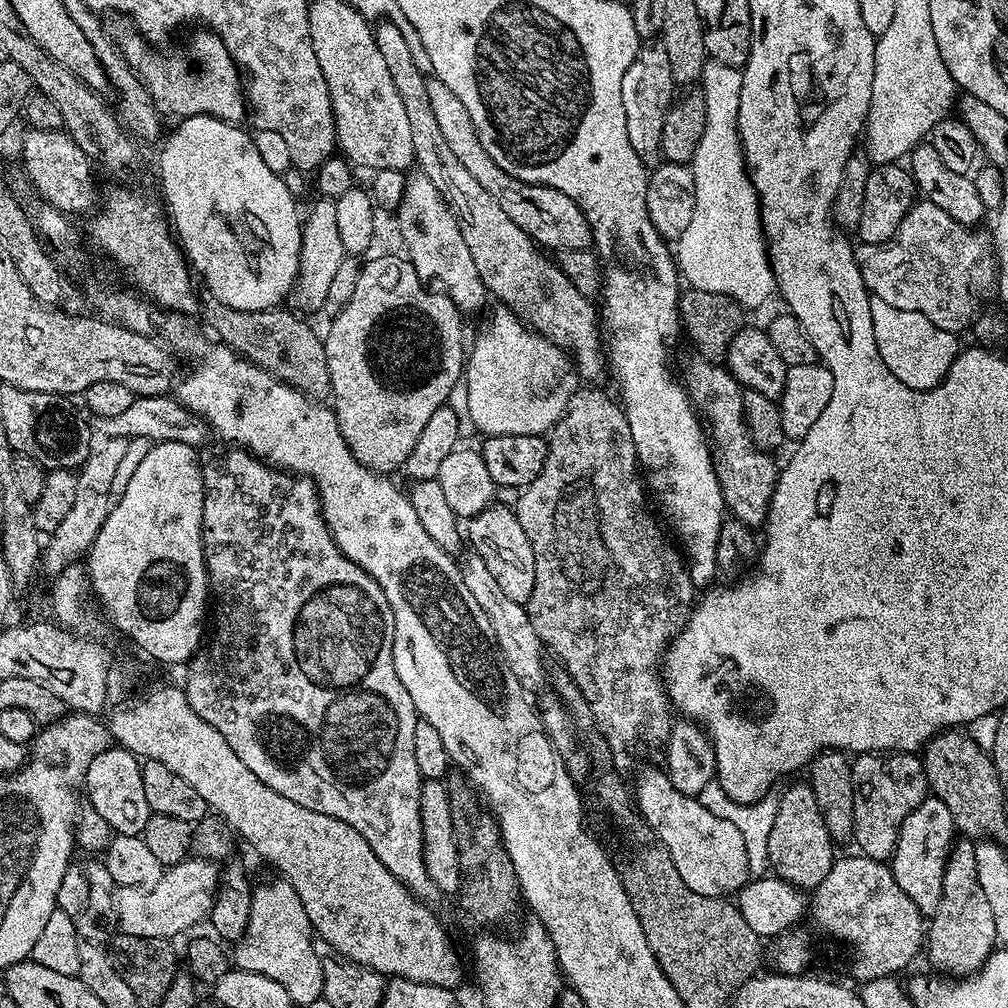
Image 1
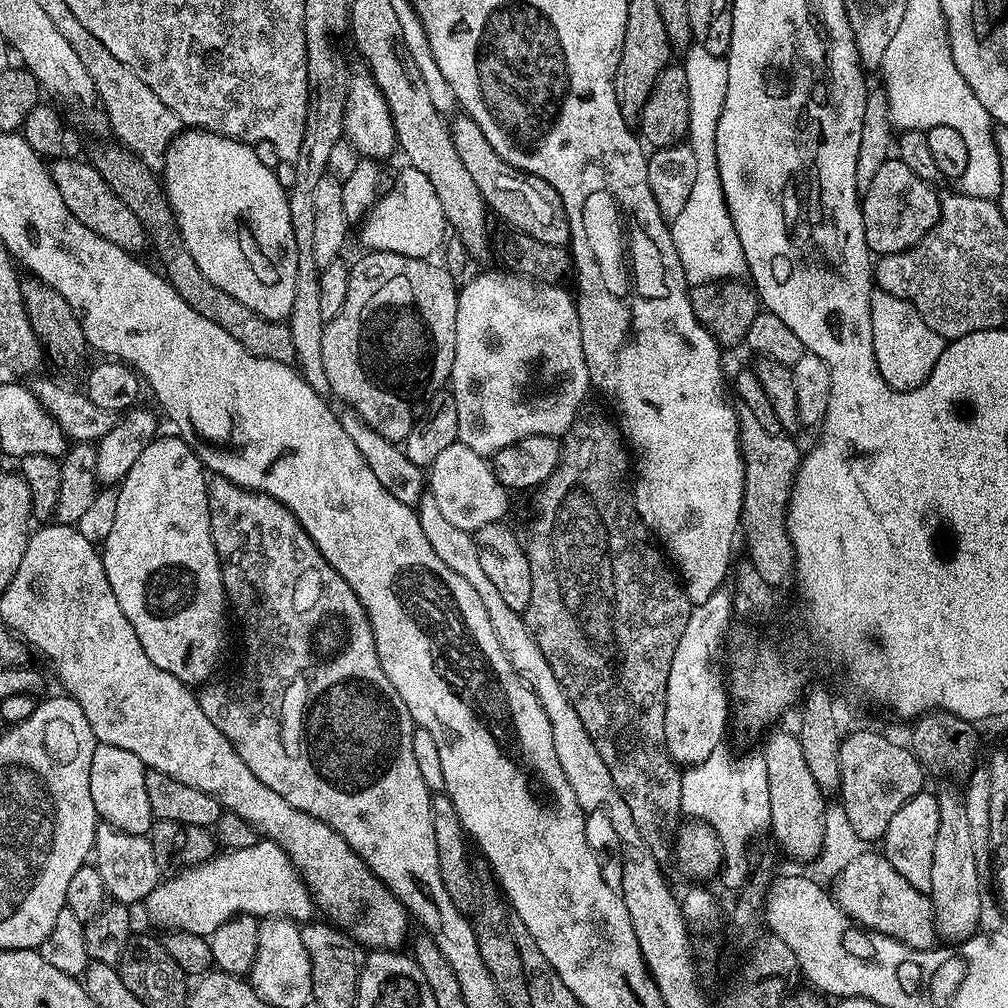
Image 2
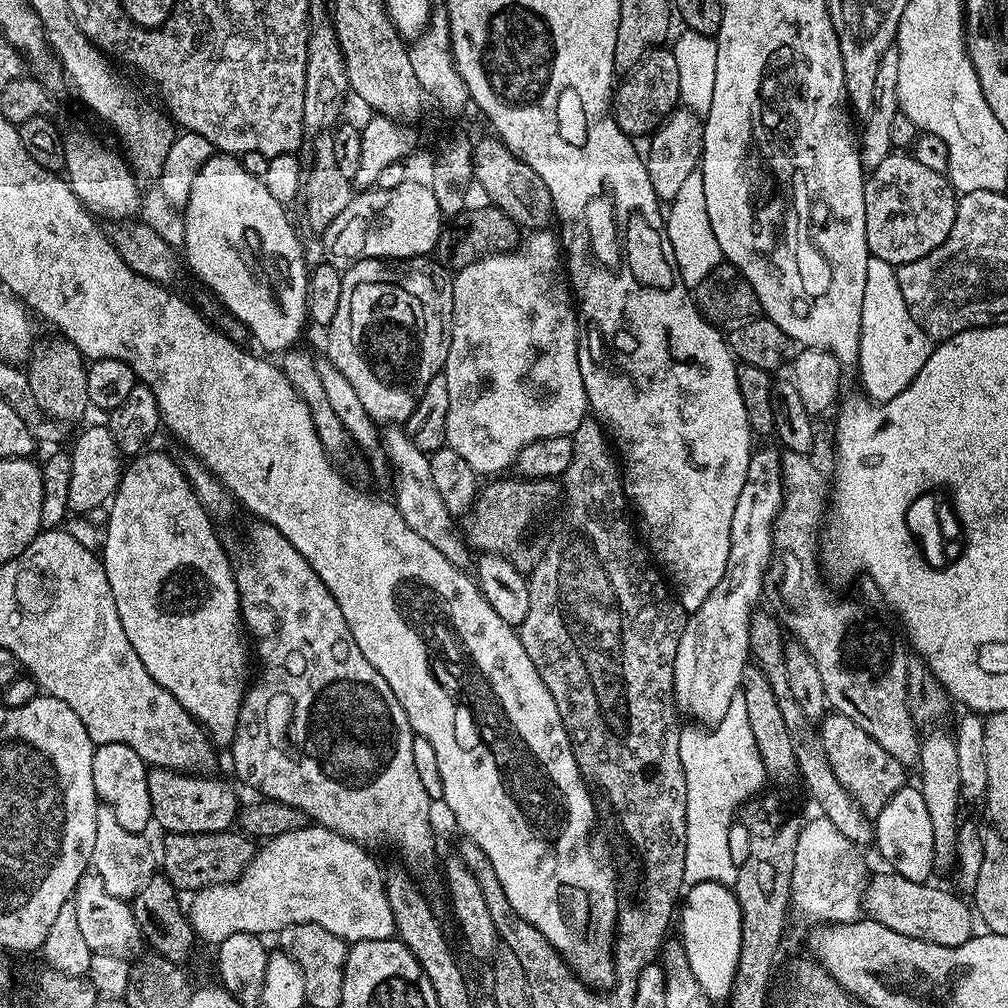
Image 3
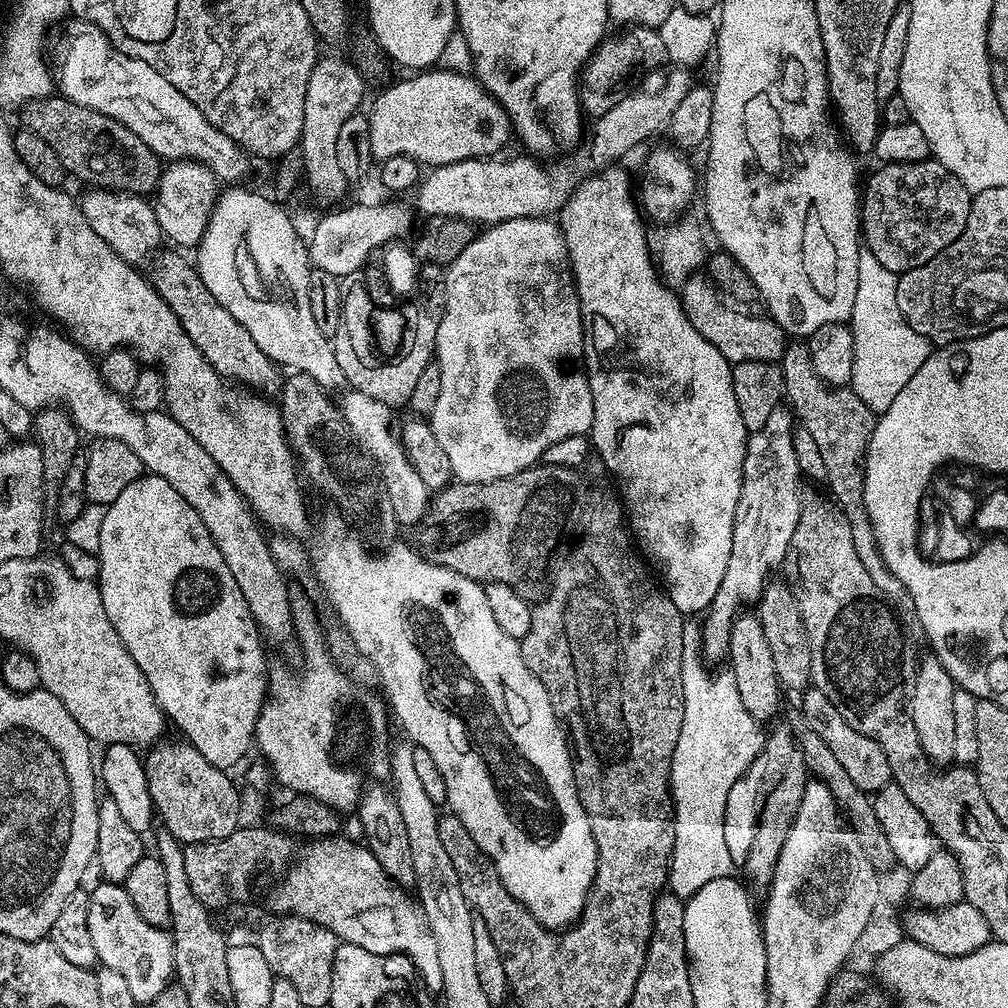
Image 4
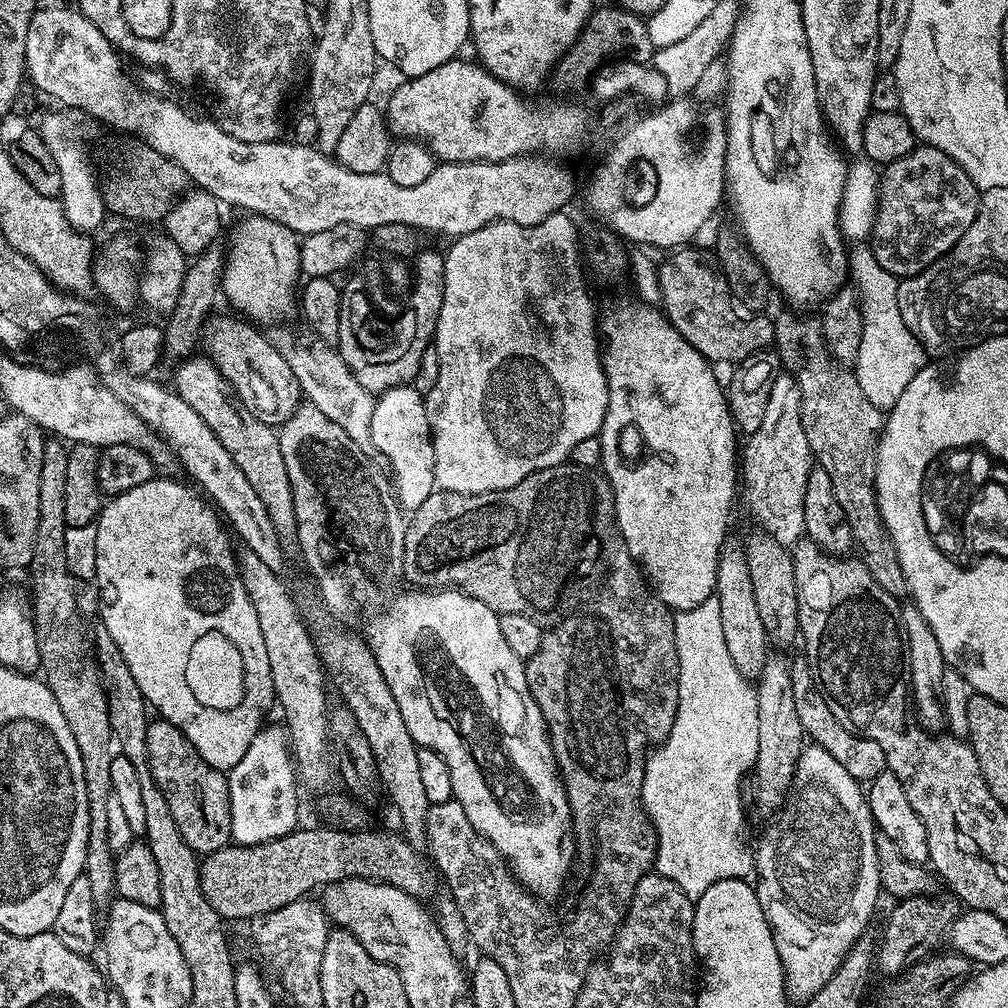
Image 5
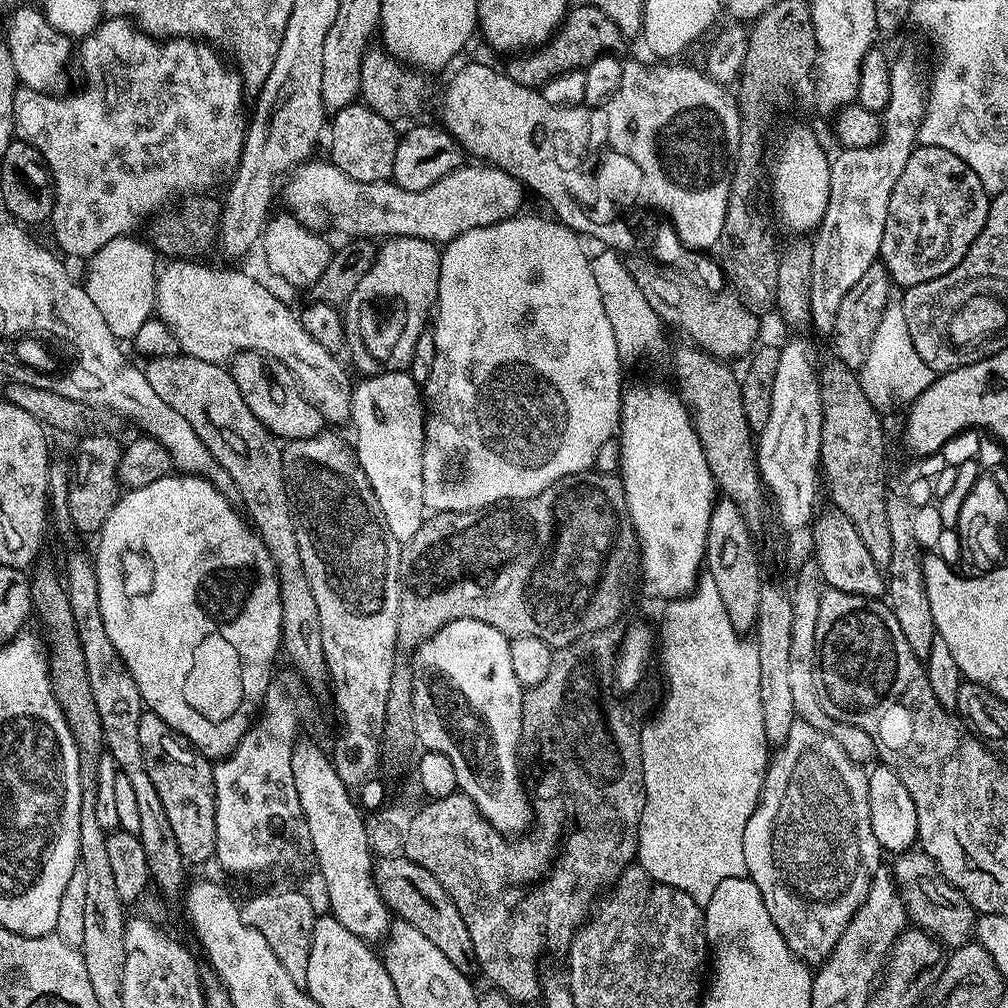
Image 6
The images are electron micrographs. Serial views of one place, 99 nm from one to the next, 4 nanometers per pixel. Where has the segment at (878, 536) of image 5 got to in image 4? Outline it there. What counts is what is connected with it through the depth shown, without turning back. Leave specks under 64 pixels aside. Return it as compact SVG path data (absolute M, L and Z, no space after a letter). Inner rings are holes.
M789 343L784 349L782 367L784 369L784 394L787 403L790 405L795 419L806 430L810 430L810 435L814 437L814 442L818 445L818 450L822 454L822 459L826 466L826 474L828 475L826 487L832 491L830 493L831 499L846 514L846 522L850 522L850 535L854 538L854 550L858 553L862 566L866 566L870 579L874 581L874 586L878 586L878 590L882 590L882 594L888 599L889 604L891 604L896 612L896 616L900 619L902 634L906 642L906 652L909 654L909 657L919 657L925 651L926 644L924 641L924 627L918 618L918 610L914 606L914 598L910 598L910 590L906 590L906 586L902 586L902 581L894 574L890 574L890 570L886 566L886 562L876 545L874 526L870 522L868 511L866 510L866 502L864 501L864 459L868 453L868 443L878 419L877 413L872 412L870 406L866 406L866 402L862 402L862 398L858 398L858 394L852 392L851 387L837 386L824 381L812 369L812 359L808 353L807 343Z

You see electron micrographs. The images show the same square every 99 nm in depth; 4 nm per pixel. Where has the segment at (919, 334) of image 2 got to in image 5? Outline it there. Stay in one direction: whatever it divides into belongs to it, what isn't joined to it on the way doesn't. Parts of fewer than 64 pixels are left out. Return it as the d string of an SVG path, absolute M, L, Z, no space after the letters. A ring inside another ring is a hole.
M868 242L860 244L850 252L848 270L854 291L860 301L862 314L862 346L858 346L858 358L854 371L858 386L866 393L866 398L882 410L890 410L902 398L906 386L914 382L918 370L926 363L926 349L919 338L906 326L902 310L898 310L898 286L900 280L886 266L878 262Z

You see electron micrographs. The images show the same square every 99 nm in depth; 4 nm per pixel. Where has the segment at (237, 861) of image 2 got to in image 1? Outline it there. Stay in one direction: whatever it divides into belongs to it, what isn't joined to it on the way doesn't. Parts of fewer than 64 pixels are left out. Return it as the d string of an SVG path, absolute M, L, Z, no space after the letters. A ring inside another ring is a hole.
M189 858L181 864L167 869L164 876L153 888L116 889L118 928L125 936L138 938L176 938L179 932L192 928L200 919L212 911L218 887L218 868L211 860Z

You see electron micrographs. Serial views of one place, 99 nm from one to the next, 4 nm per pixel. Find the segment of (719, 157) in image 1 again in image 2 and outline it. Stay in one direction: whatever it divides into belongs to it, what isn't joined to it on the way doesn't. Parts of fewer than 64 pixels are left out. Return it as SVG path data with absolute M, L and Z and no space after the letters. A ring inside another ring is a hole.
M695 46L689 47L684 53L682 66L686 70L686 86L690 90L690 126L686 142L694 150L698 174L682 214L671 221L670 227L684 276L689 285L695 286L711 280L735 280L743 277L748 267L742 254L742 242L738 242L738 234L732 225L728 207L724 204L716 157L716 131L722 106L726 102L728 61L725 57L710 54L710 50Z

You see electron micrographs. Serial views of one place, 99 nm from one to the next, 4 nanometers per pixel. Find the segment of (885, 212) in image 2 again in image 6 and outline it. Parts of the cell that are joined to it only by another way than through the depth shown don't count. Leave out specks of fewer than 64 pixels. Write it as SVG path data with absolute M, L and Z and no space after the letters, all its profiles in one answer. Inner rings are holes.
M920 144L906 158L906 167L894 182L886 230L882 234L879 263L901 289L930 282L958 266L974 238L986 226L990 194L978 182L978 174L950 150Z

